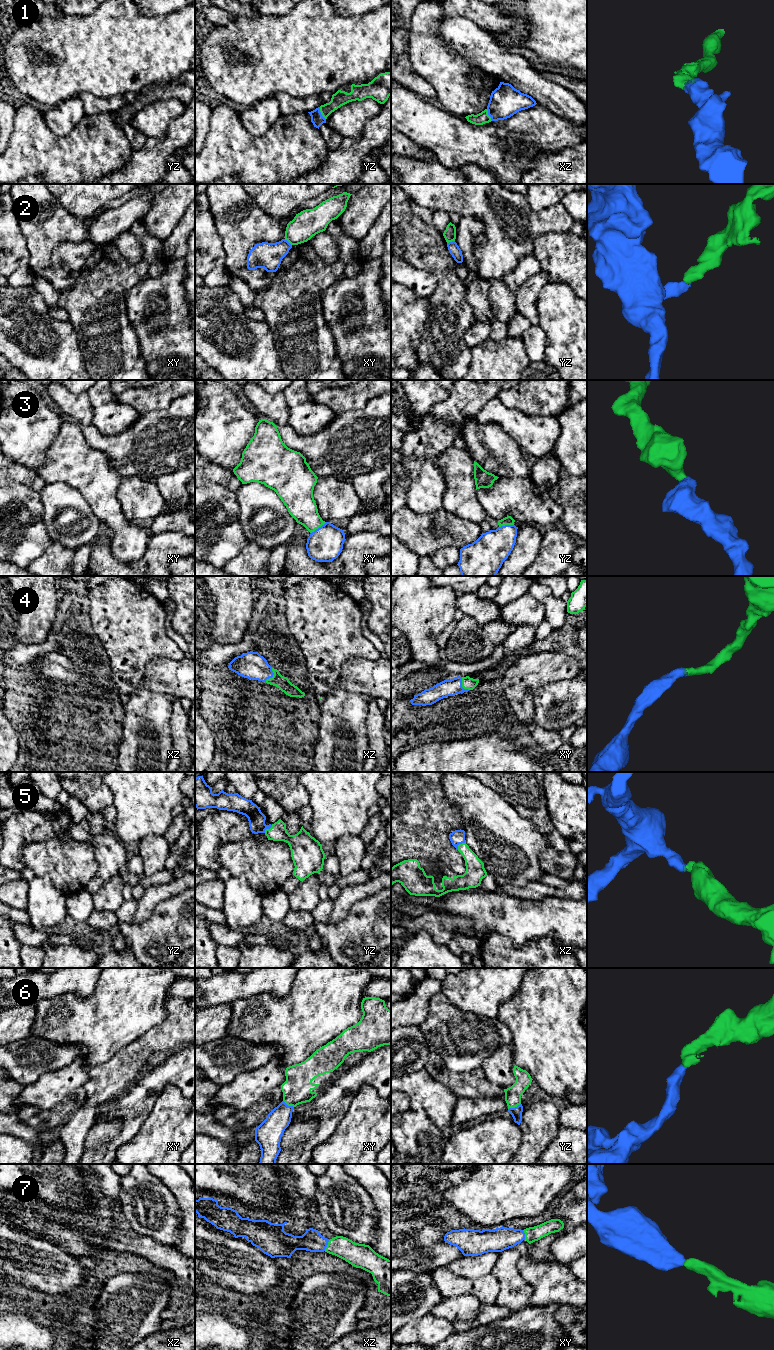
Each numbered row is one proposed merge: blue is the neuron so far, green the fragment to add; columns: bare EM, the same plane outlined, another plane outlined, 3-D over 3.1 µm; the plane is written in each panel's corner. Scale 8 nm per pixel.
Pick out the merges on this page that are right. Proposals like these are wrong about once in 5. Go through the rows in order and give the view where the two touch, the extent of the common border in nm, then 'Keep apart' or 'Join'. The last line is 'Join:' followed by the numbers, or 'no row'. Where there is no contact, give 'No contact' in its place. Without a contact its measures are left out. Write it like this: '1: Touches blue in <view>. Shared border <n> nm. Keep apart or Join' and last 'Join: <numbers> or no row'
1: Touches blue in yz. Shared border 120 nm. Join
2: Touches blue in yz. Shared border 70 nm. Keep apart
3: Touches blue in xy. Shared border 160 nm. Join
4: Touches blue in xz. Shared border 130 nm. Join
5: Touches blue in xz. Shared border 100 nm. Join
6: Touches blue in yz. Shared border 120 nm. Join
7: Touches blue in xz. Shared border 100 nm. Join
Join: 1, 3, 4, 5, 6, 7

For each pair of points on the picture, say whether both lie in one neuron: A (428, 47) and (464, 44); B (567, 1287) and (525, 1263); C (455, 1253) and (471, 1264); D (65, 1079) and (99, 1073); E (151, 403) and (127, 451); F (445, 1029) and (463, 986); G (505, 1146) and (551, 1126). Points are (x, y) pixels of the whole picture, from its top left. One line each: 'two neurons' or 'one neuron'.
A: two neurons
B: one neuron
C: two neurons
D: two neurons
E: two neurons
F: two neurons
G: two neurons

